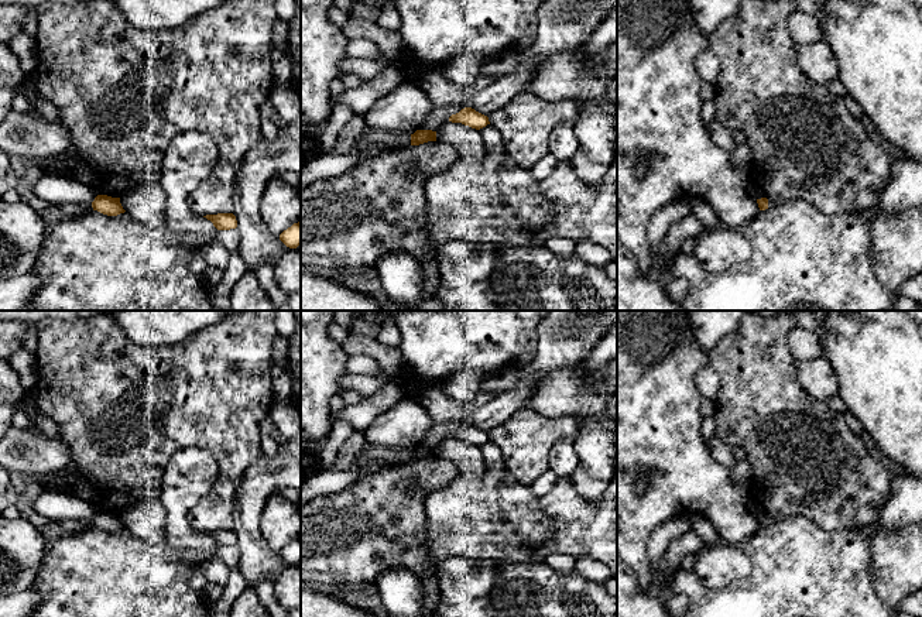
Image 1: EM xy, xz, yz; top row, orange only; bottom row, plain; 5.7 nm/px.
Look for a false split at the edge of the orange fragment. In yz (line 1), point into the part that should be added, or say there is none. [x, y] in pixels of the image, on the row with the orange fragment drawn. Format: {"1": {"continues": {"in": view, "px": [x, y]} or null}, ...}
{"1": {"continues": null}}

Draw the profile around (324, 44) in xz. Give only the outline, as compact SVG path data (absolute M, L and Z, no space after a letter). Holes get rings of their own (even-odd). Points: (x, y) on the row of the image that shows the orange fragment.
M301 0L301 167L322 152L321 137L332 113L333 80L340 79L339 64L345 59L349 37L326 16L333 0Z

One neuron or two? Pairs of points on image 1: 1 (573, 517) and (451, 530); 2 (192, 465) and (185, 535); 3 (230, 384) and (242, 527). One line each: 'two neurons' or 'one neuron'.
1: one neuron
2: one neuron
3: two neurons

